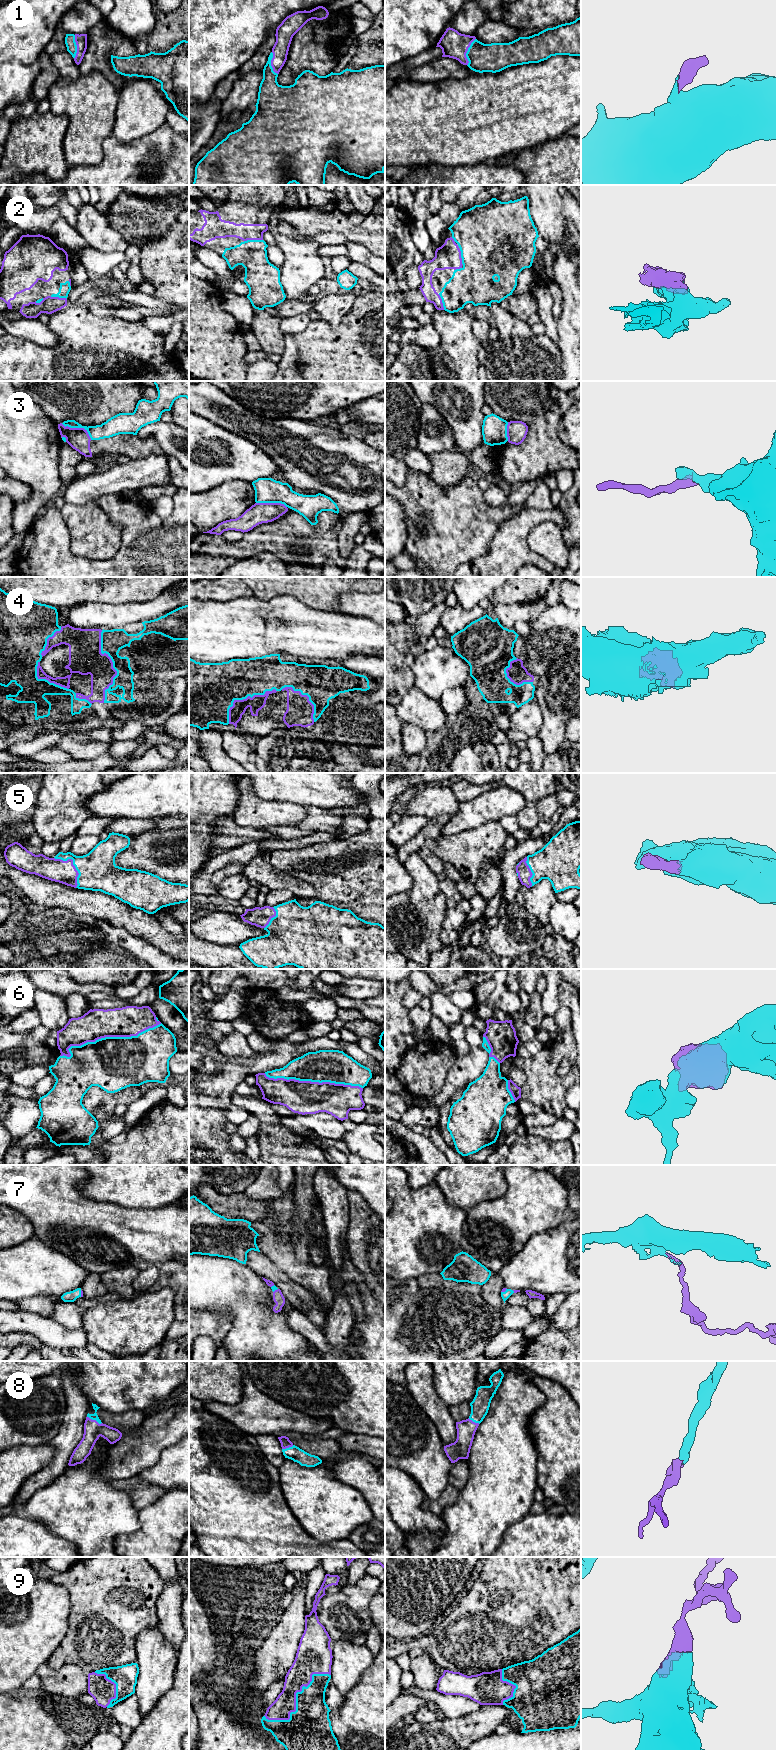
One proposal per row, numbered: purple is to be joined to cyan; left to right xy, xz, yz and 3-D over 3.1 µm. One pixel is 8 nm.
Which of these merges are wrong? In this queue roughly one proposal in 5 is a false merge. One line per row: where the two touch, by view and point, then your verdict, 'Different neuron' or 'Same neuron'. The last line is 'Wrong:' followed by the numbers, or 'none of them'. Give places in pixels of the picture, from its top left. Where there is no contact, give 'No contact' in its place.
1: Touches cyan at yz (467, 52). Same neuron
2: Touches cyan at xz (253, 240). Same neuron
3: Touches cyan at xy (78, 427). Different neuron
4: Touches cyan at xy (113, 665). Different neuron
5: Touches cyan at xy (73, 864). Same neuron
6: Touches cyan at xy (106, 1037). Same neuron
7: Touches cyan at xy (80, 1293). Same neuron
8: Touches cyan at xy (94, 1419). Same neuron
9: Touches cyan at xz (296, 1698). Same neuron
Wrong: 3, 4

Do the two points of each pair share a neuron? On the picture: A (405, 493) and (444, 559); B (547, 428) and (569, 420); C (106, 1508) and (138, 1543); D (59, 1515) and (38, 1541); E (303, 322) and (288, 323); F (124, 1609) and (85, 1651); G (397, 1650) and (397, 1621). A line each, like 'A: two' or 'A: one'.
A: one
B: two
C: two
D: two
E: one
F: one
G: two

